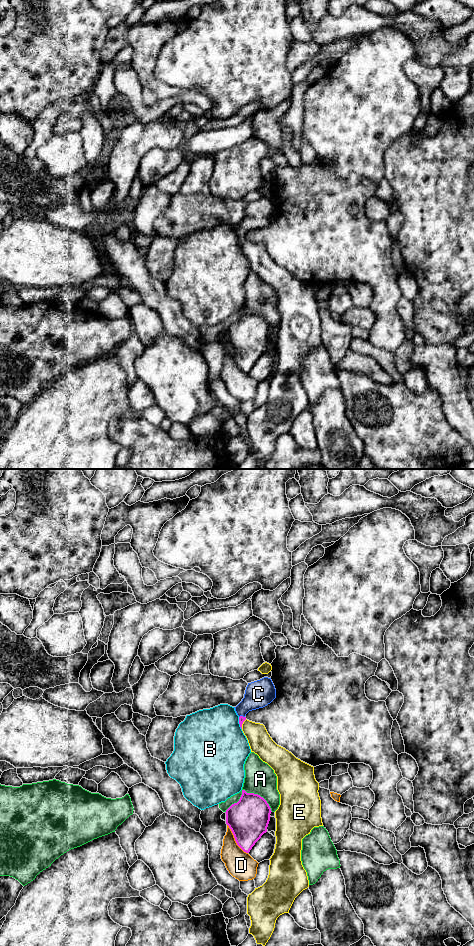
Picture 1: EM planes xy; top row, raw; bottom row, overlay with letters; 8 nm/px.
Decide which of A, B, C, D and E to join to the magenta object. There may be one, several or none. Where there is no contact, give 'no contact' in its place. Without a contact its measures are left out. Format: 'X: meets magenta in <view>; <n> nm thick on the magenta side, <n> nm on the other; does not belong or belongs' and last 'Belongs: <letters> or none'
A: meets magenta in xy; 320 nm thick on the magenta side, 240 nm on the other; does not belong
B: meets magenta in xy; 50 nm thick on the magenta side, 480 nm on the other; does not belong
C: meets magenta in xy; 50 nm thick on the magenta side, 220 nm on the other; belongs
D: meets magenta in xy; 320 nm thick on the magenta side, 220 nm on the other; does not belong
E: meets magenta in xy; 50 nm thick on the magenta side, 190 nm on the other; does not belong
Belongs: C

